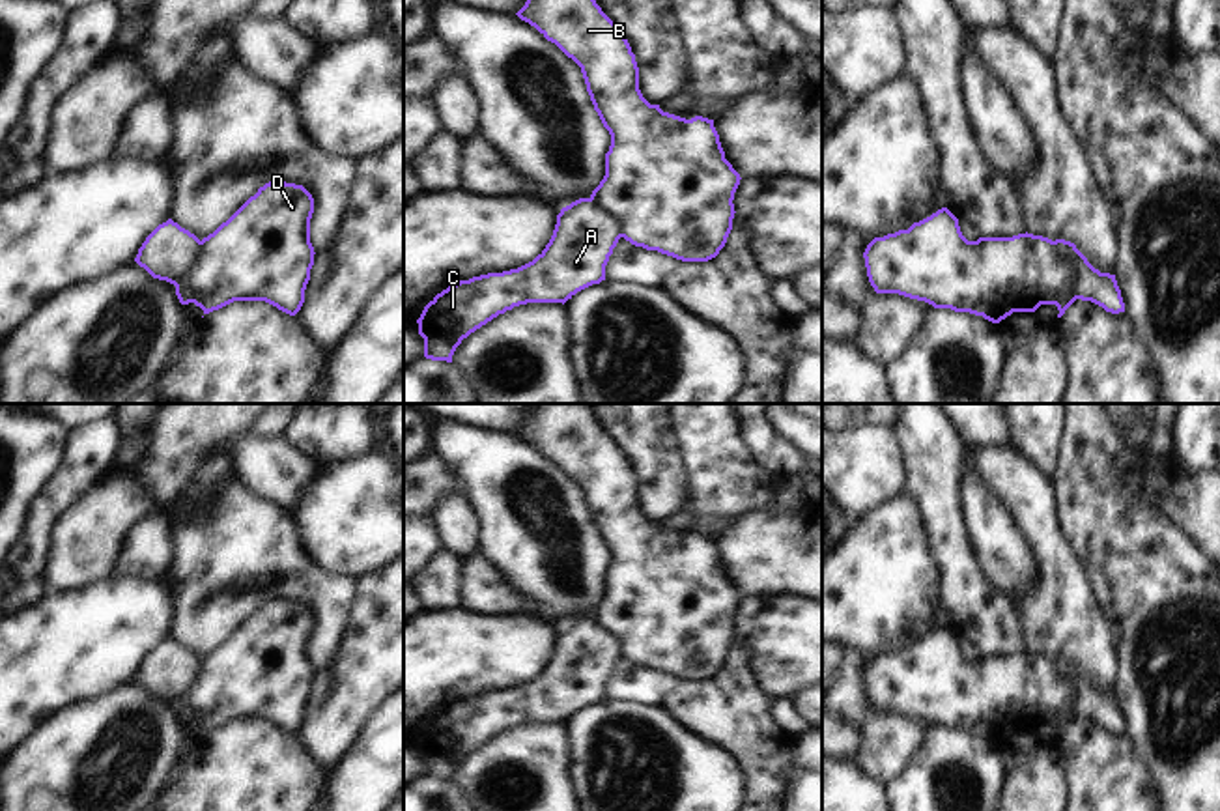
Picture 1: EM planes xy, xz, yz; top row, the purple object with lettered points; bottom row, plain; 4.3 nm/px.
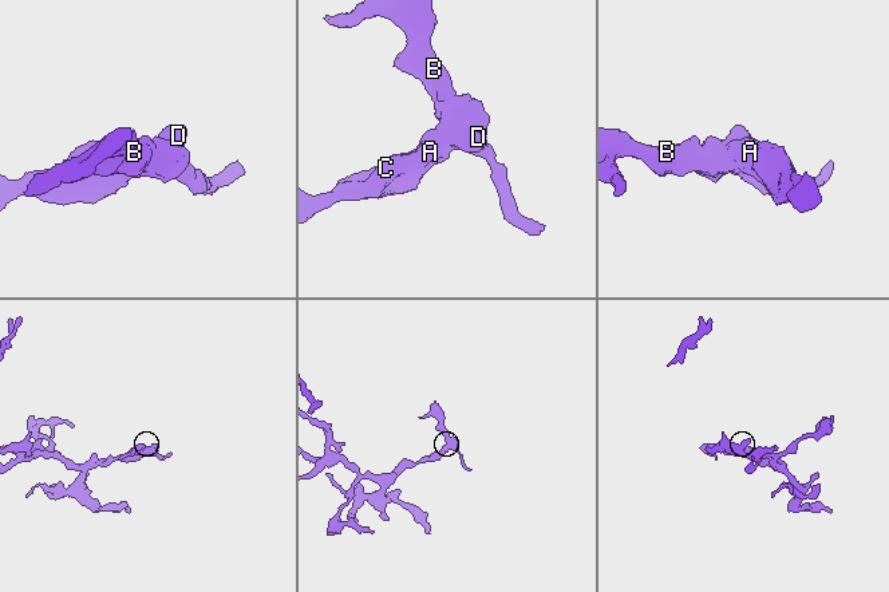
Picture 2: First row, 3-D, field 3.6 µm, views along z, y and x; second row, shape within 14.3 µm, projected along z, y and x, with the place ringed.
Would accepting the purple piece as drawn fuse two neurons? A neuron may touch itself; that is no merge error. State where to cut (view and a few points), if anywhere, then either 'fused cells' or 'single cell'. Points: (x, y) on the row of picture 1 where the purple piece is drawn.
cut in yz along (1052, 241), (1073, 262), (1075, 294), (1078, 298); fused cells

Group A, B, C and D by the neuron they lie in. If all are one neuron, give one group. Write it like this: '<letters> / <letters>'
A C / B D

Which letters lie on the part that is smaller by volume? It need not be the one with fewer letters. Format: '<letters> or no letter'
B, D

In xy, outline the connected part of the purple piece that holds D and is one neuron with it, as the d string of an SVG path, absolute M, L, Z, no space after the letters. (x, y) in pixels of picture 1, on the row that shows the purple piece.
M269 181L260 187L226 222L202 239L192 265L176 282L179 303L194 303L206 316L234 301L265 301L295 316L305 303L316 254L310 243L312 213L314 198L303 185Z

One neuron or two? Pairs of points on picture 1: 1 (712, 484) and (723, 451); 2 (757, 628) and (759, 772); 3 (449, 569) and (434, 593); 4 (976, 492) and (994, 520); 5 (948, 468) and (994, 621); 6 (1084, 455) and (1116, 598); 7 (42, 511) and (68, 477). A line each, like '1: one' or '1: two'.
1: one
2: two
3: one
4: one
5: one
6: one
7: one

